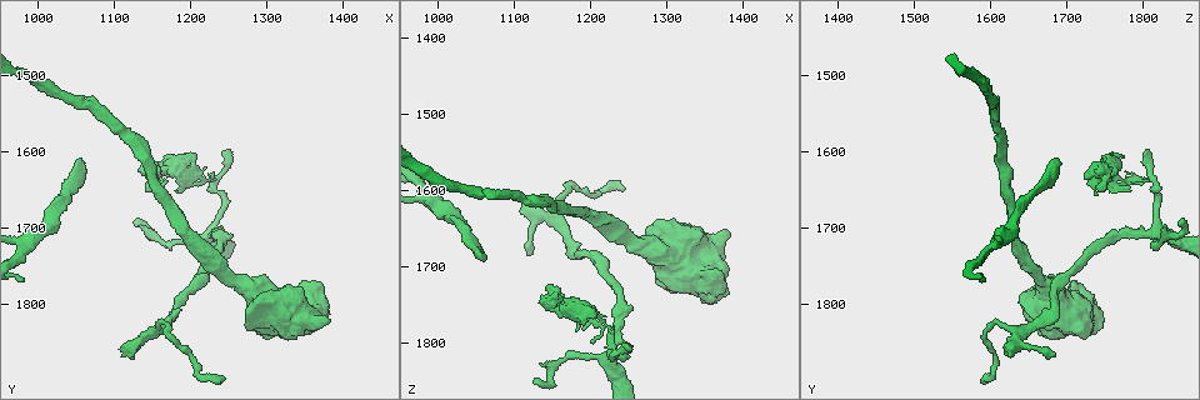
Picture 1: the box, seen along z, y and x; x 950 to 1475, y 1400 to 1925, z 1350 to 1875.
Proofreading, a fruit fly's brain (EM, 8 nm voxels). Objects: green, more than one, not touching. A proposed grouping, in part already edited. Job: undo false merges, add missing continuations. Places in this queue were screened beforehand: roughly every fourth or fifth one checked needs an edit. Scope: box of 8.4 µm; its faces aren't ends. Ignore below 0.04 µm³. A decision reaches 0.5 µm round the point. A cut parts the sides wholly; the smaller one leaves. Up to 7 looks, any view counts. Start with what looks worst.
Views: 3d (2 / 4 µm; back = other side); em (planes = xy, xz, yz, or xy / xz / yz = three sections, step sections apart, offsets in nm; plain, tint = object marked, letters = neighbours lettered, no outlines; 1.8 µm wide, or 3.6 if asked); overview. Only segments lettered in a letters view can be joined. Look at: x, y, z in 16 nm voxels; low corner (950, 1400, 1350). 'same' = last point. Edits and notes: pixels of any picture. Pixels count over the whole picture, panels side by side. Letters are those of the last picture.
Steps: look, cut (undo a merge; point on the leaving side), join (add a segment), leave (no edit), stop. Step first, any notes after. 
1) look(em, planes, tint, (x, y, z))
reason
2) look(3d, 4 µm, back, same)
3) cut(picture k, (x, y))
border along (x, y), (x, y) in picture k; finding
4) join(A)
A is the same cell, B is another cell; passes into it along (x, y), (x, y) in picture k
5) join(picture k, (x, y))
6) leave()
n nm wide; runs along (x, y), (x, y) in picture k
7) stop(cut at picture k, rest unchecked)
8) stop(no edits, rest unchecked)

look(em, planes, letters, (1060, 1610, 1685))
branch stops here

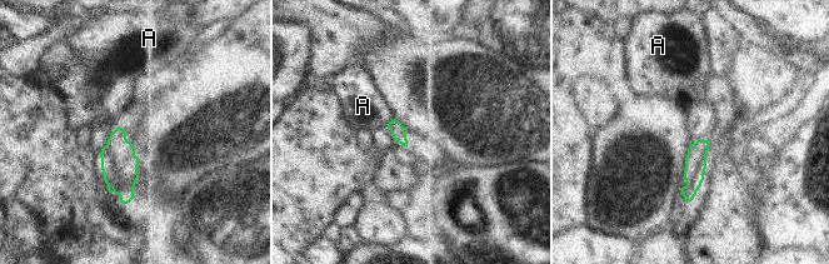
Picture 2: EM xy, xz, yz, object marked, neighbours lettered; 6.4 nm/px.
leave()
A touches over 80 nm; A is another cell; runs along (705, 143), (697, 153), (688, 197) in picture 2; no lettered segment goes on from it

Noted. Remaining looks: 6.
look(3d, 2 µm, (1235, 1700, 1815))
three-way junction

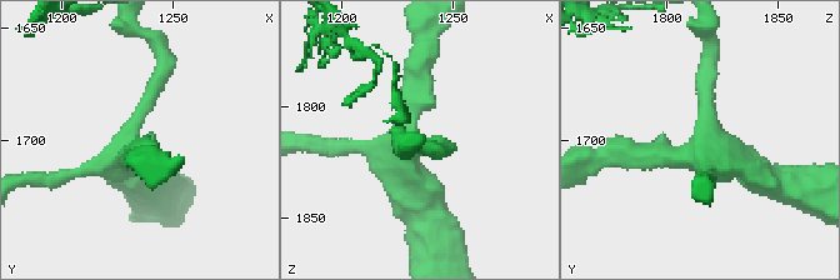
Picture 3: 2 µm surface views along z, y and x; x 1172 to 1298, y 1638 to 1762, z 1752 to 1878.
look(em, planes, tint, (1231, 1699, 1817))

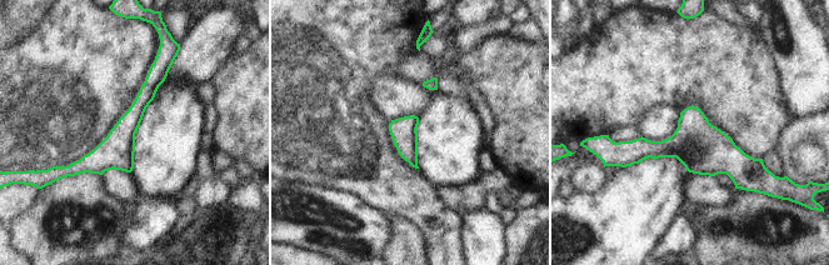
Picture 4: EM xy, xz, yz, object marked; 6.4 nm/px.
look(em, planes, letters, same)
what lies round it

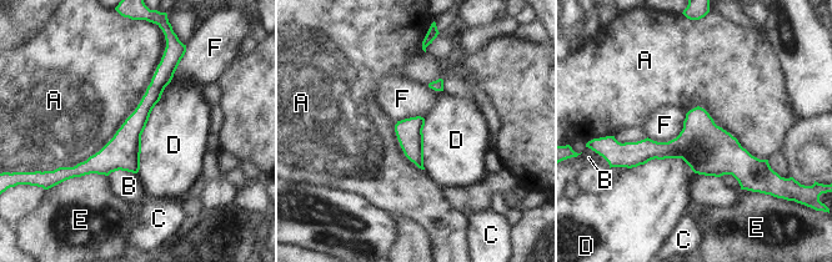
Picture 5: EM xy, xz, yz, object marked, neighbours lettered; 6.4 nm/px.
leave()
A, B, C, D, E and F are other cells; runs along (173, 67), (130, 132), (73, 171) in picture 5; all the same neuron

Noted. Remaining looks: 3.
look(em, 3.6 µm, planes, plain, (1115, 1865, 1625))
an open end

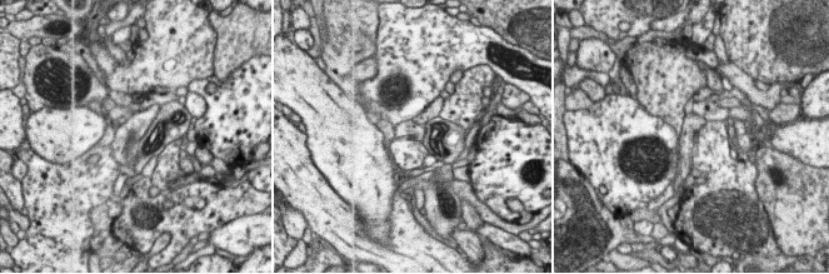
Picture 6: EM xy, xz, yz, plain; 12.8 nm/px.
look(em, 3.6 µm, planes, letters, same)

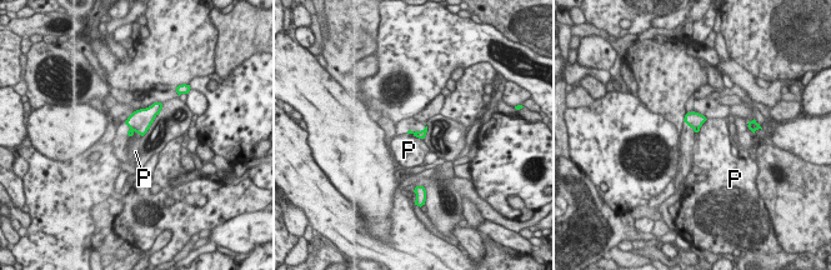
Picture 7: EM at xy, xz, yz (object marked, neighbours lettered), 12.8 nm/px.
leave()
P is another cell; no lettered segment goes on from it

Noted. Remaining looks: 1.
stop(no edits, rest unchecked)

